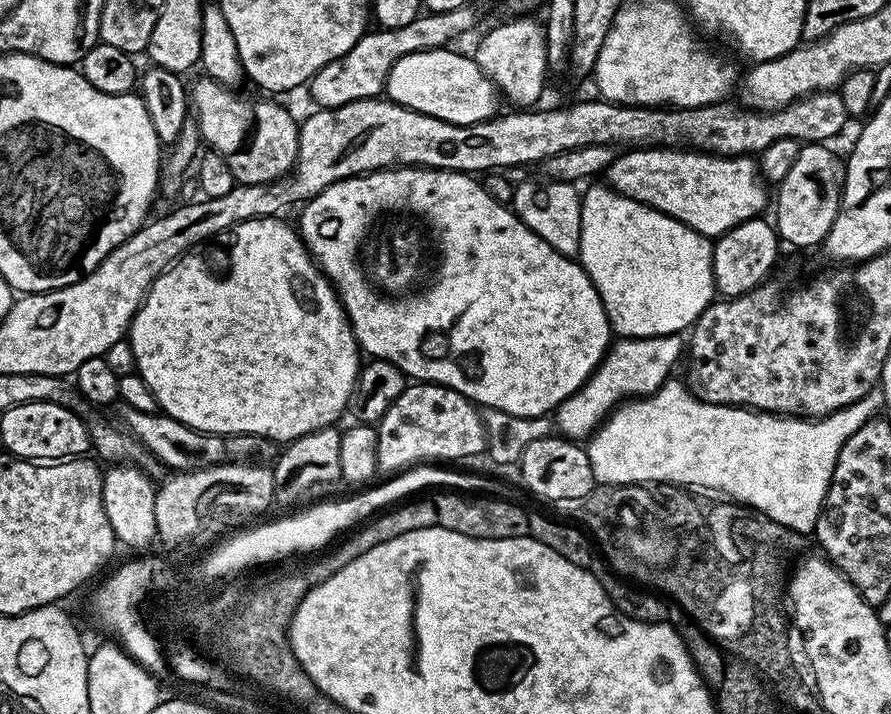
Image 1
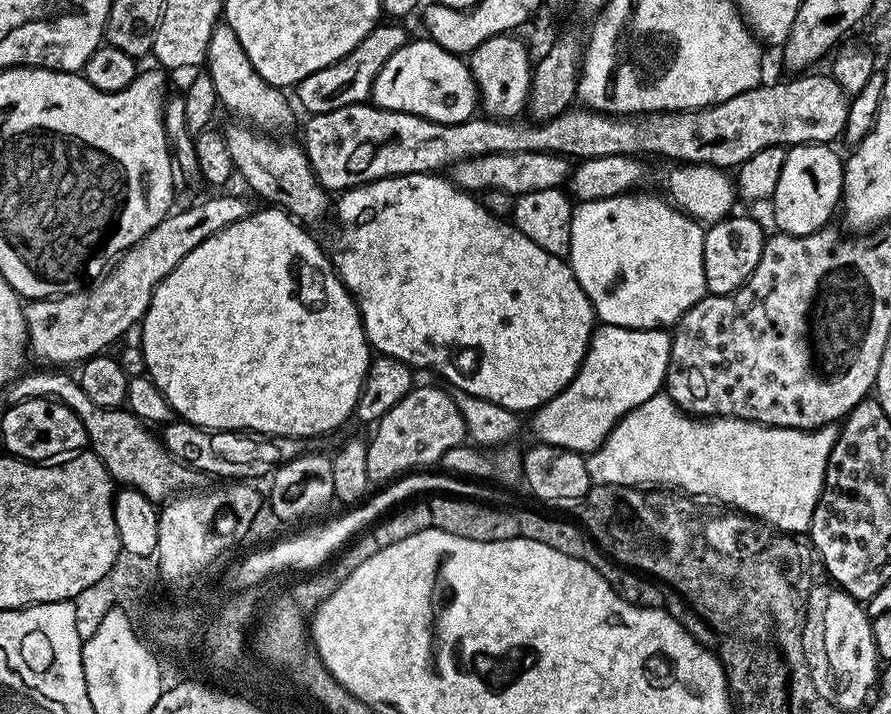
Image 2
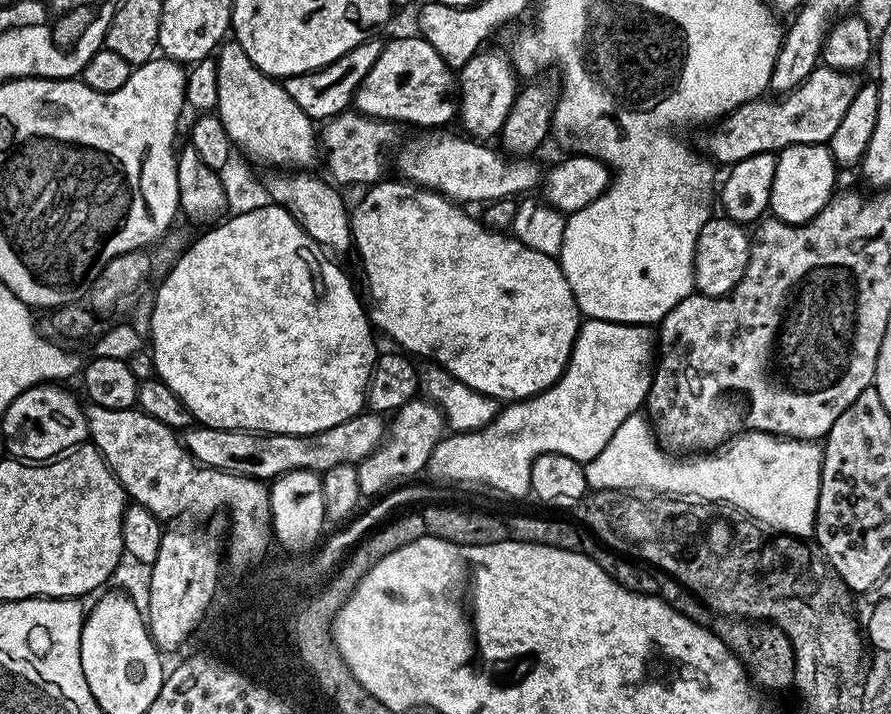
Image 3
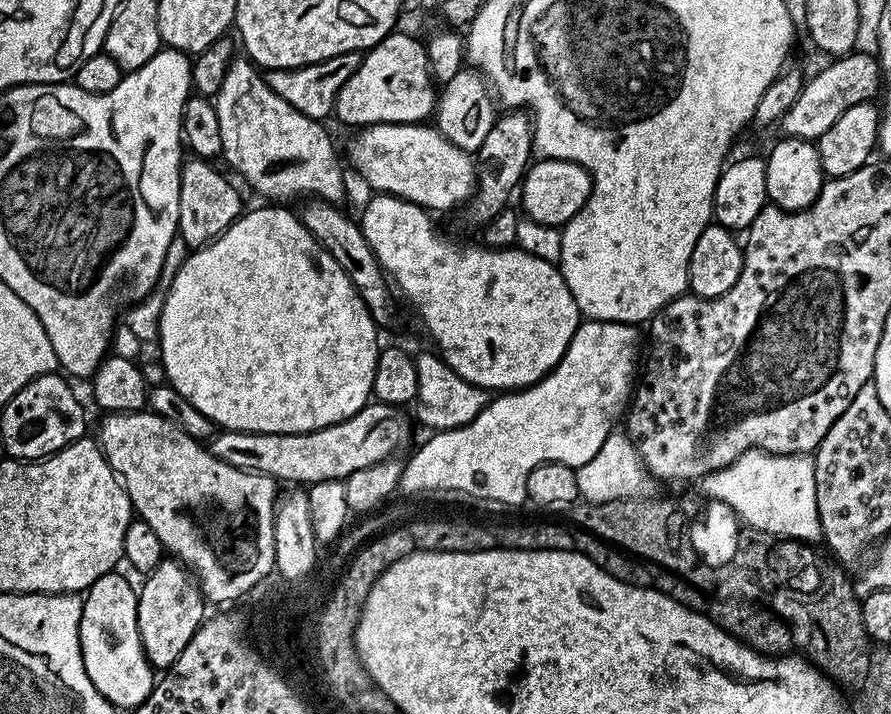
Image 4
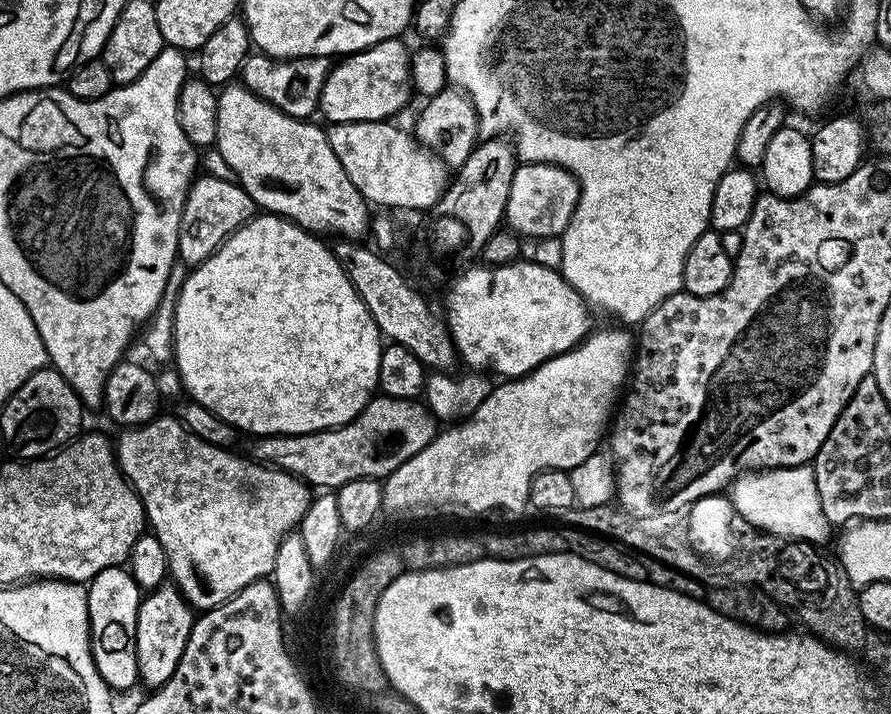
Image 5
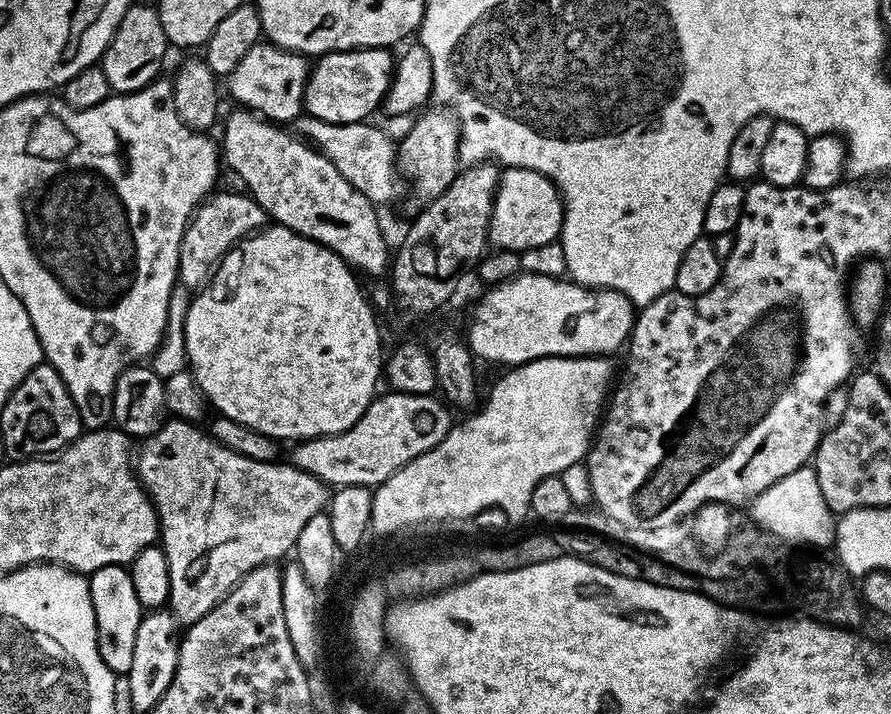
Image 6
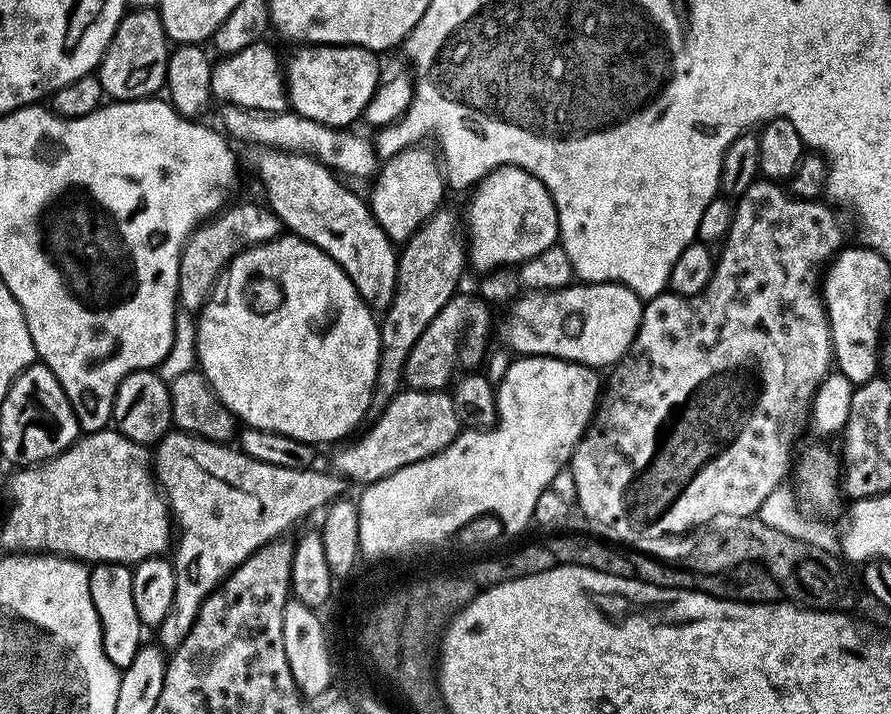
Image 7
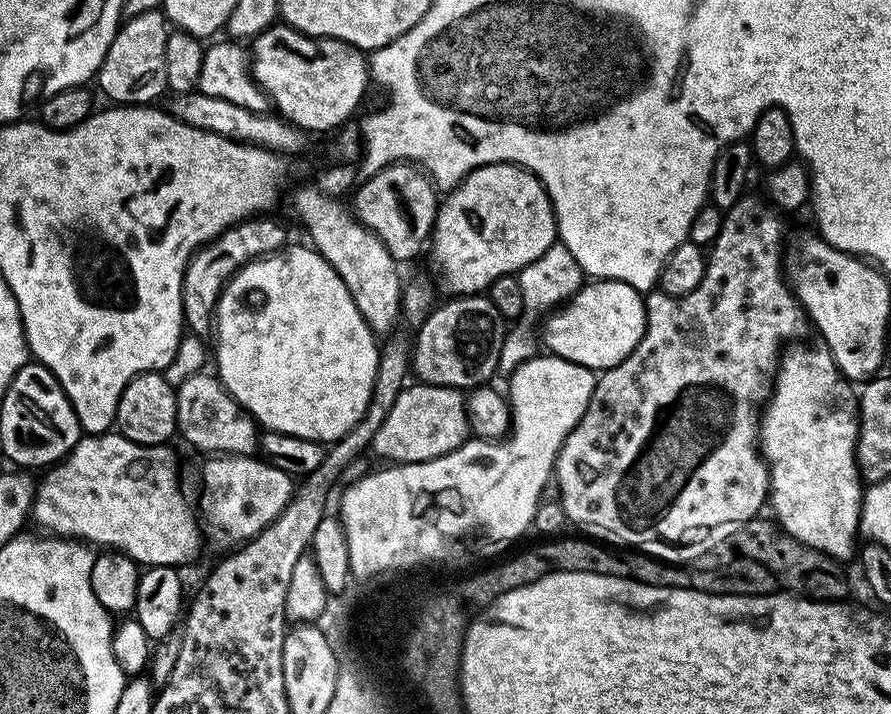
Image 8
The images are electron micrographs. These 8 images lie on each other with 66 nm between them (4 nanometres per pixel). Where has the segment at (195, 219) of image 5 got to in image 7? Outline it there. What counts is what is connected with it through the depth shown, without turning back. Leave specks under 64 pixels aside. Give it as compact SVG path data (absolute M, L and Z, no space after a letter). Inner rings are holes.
M229 203L211 220L205 220L200 227L188 235L178 262L178 294L176 298L183 311L199 313L200 309L208 303L222 273L239 252L251 248L254 244L265 244L271 240L277 240L285 231L284 223L280 221L278 214L274 214L267 203L259 203Z

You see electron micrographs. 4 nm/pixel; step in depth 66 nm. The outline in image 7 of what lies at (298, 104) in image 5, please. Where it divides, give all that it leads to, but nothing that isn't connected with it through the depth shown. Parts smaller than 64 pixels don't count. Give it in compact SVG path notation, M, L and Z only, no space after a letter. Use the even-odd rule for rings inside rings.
M268 42L246 46L238 54L217 59L212 64L212 96L224 104L249 108L255 112L282 112L289 107L288 89L281 57L276 57Z

